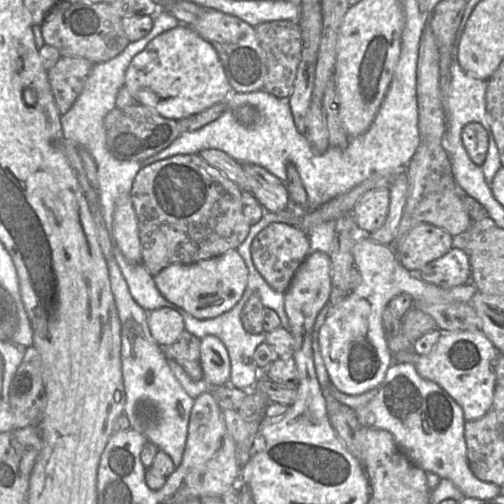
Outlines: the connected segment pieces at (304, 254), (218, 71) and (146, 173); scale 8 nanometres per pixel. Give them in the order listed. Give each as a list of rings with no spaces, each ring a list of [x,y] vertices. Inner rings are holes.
[[[273,222],[255,236],[250,251],[253,263],[266,283],[273,290],[285,293],[297,270],[310,254],[310,241],[300,227]]]
[[[185,24],[161,33],[133,57],[125,73],[125,86],[136,103],[174,120],[225,101],[232,92],[215,48]]]
[[[179,154],[142,167],[131,187],[130,197],[138,220],[142,262],[154,277],[171,264],[194,264],[236,250],[251,225],[243,214],[242,189],[199,154]]]

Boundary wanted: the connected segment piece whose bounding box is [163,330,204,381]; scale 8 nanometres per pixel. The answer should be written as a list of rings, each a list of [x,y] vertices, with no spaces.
[[[184,330],[173,344],[163,347],[165,357],[176,361],[194,381],[204,378],[200,343],[200,338]]]

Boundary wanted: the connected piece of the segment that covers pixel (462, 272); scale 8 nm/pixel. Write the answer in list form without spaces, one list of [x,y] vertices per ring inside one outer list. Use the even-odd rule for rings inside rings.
[[[452,247],[442,257],[428,263],[418,276],[425,282],[449,289],[468,283],[470,263],[467,252]]]

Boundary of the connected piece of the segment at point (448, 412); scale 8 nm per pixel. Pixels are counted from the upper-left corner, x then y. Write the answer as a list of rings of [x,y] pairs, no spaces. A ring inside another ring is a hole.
[[[394,362],[376,395],[355,414],[361,426],[388,431],[415,465],[450,480],[465,497],[488,500],[500,494],[499,486],[479,480],[469,467],[462,408],[439,385],[422,378],[414,363]]]

